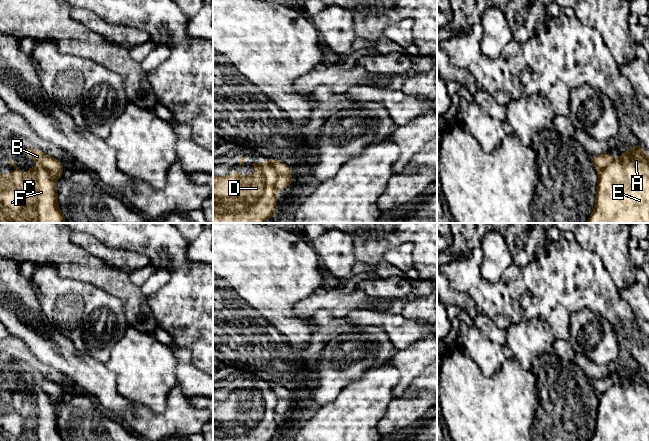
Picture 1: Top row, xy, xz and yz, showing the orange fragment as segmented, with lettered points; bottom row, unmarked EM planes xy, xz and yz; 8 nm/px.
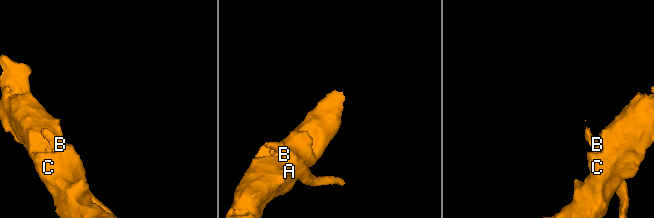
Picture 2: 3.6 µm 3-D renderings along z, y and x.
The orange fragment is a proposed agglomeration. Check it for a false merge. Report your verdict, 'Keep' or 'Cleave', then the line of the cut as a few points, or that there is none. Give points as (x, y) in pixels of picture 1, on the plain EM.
Cleave. Split along xz (269, 386), (276, 396), (276, 412)

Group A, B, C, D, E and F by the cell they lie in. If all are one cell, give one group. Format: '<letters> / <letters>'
A C D E F / B

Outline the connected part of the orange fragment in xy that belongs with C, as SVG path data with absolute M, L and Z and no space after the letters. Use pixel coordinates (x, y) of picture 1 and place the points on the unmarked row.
M44 391L28 392L28 397L17 400L0 398L0 441L64 441L58 430L55 403Z

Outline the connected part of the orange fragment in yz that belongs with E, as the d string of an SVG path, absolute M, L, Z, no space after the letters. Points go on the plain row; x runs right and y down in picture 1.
M640 369L623 376L619 384L614 384L604 393L597 395L595 430L590 441L649 441L649 380Z

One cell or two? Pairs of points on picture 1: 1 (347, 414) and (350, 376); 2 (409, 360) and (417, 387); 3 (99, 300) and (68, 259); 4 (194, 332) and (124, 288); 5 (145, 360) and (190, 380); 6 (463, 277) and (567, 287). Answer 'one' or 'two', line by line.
1: two
2: two
3: two
4: two
5: two
6: one

